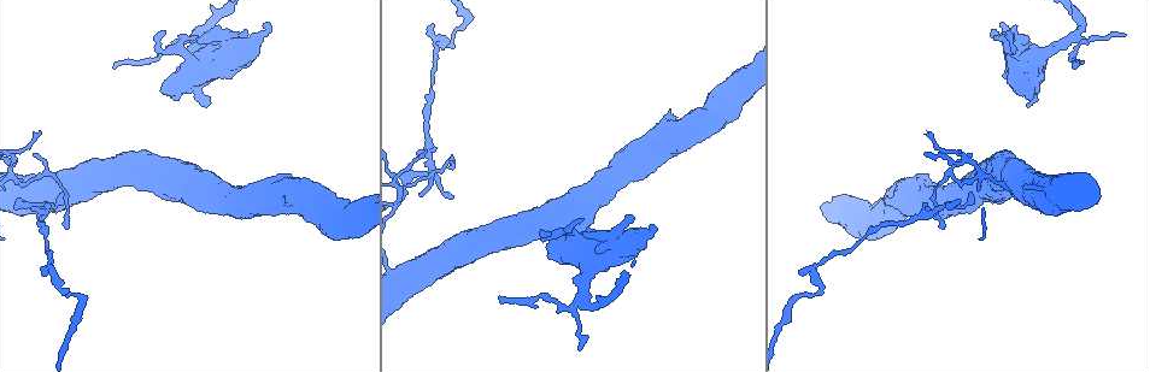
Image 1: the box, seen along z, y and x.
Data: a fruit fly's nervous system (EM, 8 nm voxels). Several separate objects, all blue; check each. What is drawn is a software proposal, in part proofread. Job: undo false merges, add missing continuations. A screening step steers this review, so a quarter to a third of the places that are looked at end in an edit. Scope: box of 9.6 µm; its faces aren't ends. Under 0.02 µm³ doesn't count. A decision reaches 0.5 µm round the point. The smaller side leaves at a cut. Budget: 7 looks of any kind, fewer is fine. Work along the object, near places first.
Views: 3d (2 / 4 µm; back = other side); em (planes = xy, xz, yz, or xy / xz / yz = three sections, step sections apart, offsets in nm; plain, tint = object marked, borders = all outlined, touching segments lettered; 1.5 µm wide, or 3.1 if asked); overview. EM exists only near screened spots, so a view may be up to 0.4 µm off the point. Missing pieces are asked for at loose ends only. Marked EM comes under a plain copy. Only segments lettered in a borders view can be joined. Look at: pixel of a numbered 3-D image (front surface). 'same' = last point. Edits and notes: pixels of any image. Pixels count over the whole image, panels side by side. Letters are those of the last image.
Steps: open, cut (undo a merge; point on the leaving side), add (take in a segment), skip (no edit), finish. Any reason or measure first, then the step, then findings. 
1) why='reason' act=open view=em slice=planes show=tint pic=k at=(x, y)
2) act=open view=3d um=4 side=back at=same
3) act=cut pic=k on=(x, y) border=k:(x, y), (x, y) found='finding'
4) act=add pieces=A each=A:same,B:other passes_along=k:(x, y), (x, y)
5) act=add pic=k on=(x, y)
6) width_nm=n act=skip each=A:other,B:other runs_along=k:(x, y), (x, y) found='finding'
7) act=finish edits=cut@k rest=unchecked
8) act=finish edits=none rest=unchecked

why='free end' act=open view=em um=3.1 slice=xy step=16 show=borders pic=1 at=(1031, 102)

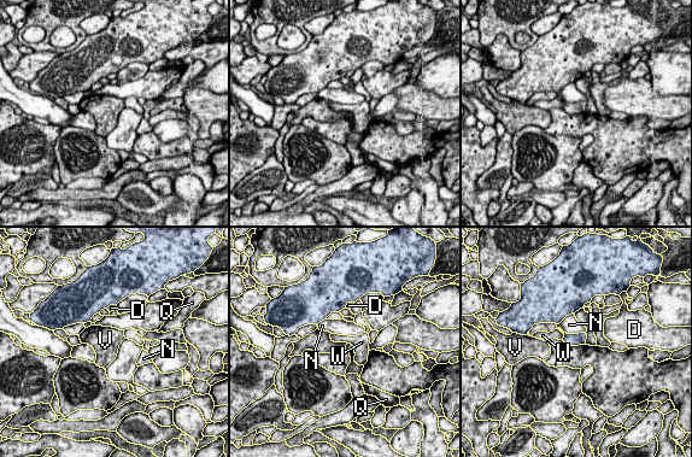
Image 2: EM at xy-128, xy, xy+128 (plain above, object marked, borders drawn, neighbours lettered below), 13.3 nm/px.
act=skip each=D:other,N:other,Q:other,V:other,W:other border=2:(557, 328), (563, 334), (563, 339) found='none of them fits'

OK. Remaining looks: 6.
why='branch stops here' act=open view=em slice=planes show=borders pic=1 at=(652, 226)

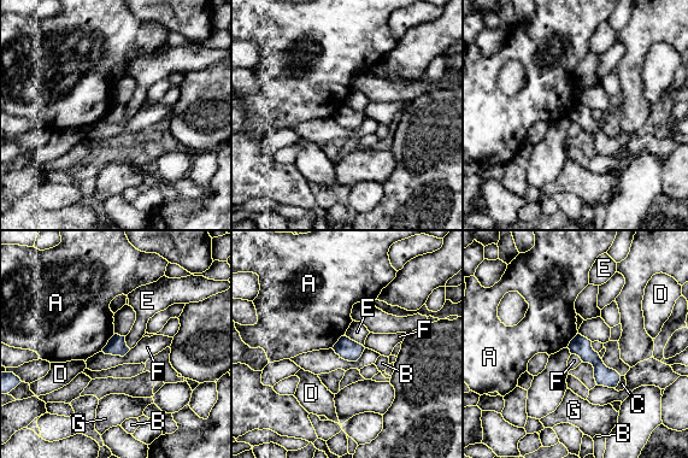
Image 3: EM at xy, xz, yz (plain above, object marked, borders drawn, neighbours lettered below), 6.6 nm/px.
act=skip each=A:other,B:other,C:other,D:other,E:other,F:other,G:other border=3:(345, 335), (363, 346) found='none of them fits'

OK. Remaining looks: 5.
why='branch point' act=open view=em slice=planes show=borders pic=1 at=(964, 159)

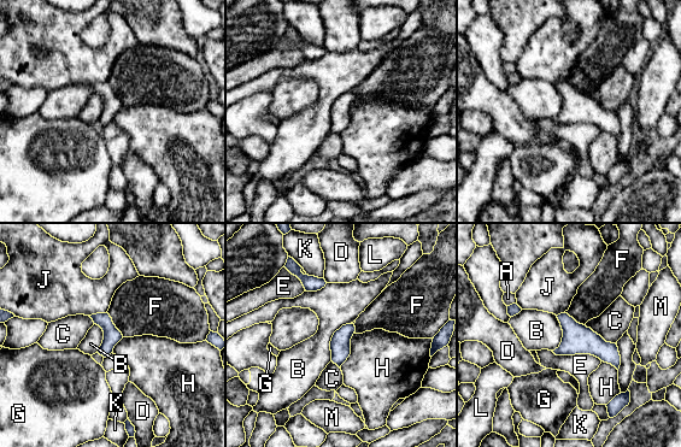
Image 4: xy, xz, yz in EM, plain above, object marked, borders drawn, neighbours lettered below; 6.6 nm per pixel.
act=skip each=A:other,B:other,C:other,D:other,E:other,F:other,G:other,H:other,J:other,K:other,L:other,M:other border=4:(354, 333), (351, 353), (340, 368) found='continuous, no second neuron'

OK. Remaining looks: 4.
act=finish edits=none rest=unchecked

